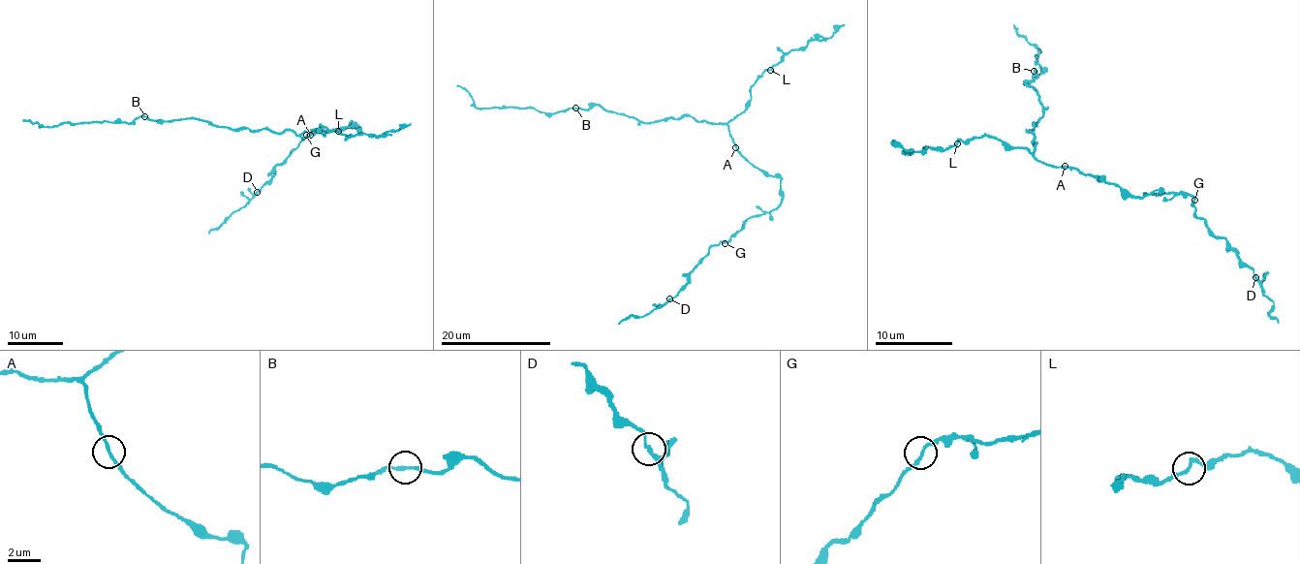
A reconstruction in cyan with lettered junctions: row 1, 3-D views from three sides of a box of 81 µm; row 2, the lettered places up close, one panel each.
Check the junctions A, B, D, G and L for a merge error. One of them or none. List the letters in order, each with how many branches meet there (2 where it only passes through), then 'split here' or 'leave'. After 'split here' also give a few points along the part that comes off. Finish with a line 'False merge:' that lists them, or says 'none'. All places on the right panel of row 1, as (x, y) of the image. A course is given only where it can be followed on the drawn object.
A: 2 branches meet; leave
B: 2 branches meet; leave
D: 2 branches meet; leave
G: 2 branches meet; leave
L: 2 branches meet; leave
False merge: none

